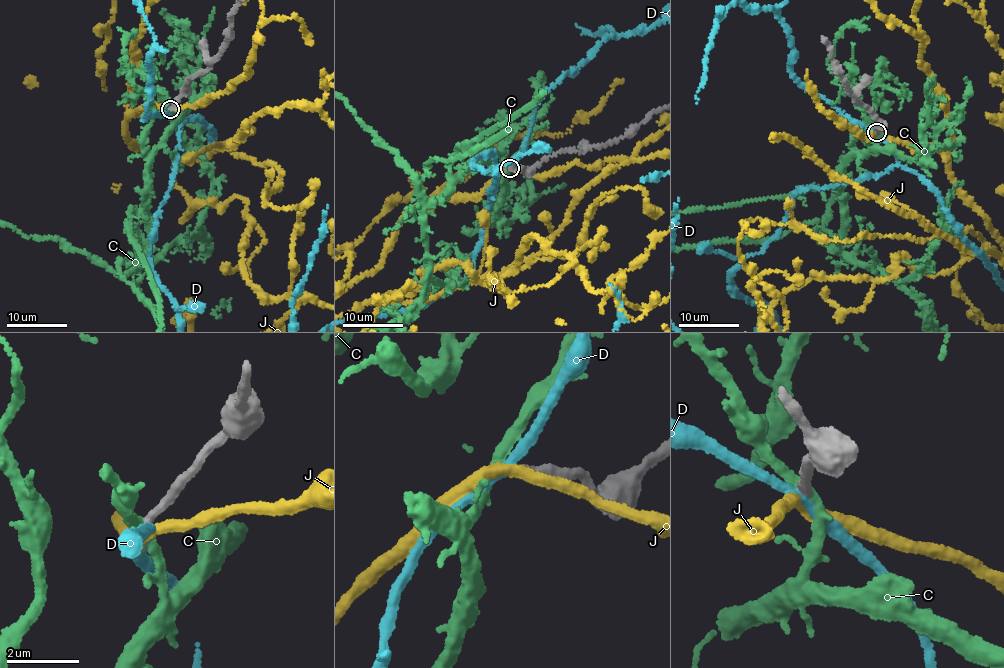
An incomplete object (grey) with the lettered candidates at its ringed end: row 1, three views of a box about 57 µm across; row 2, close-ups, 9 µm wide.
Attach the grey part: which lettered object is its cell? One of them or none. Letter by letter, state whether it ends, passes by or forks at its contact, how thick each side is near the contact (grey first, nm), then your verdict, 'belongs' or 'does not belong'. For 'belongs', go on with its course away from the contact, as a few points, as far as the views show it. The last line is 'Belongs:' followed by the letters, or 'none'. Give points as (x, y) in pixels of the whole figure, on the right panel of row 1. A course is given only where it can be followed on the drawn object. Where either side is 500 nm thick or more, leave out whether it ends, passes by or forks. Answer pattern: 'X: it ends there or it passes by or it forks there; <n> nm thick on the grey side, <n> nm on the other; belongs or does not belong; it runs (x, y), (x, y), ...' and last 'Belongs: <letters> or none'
C: it passes by; 260 nm thick on the grey side, 280 nm on the other; does not belong
D: it passes by; 260 nm thick on the grey side, 260 nm on the other; does not belong
J: it passes by; 260 nm thick on the grey side, 320 nm on the other; belongs
Belongs: J

